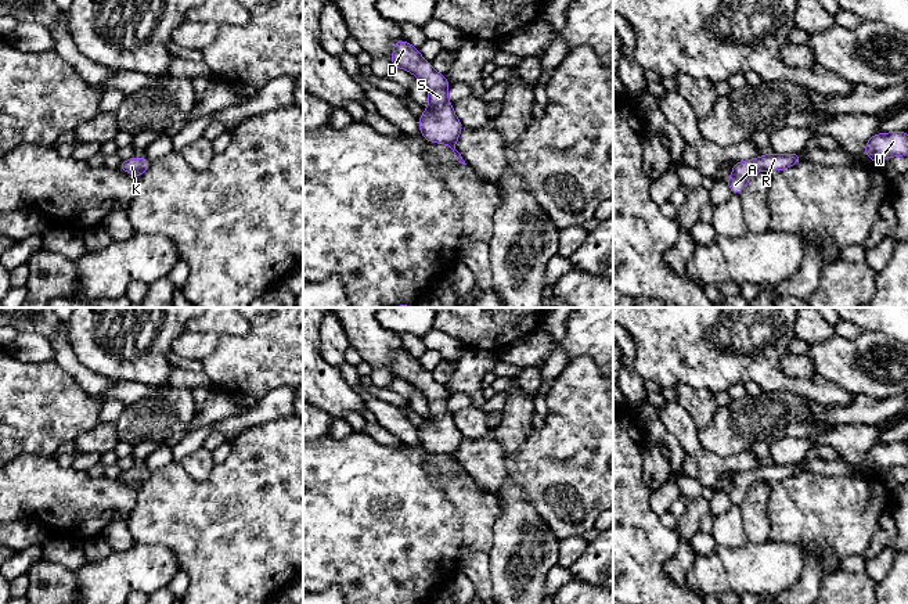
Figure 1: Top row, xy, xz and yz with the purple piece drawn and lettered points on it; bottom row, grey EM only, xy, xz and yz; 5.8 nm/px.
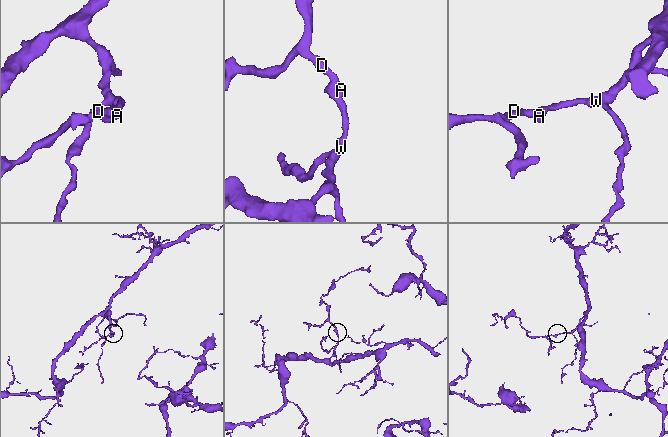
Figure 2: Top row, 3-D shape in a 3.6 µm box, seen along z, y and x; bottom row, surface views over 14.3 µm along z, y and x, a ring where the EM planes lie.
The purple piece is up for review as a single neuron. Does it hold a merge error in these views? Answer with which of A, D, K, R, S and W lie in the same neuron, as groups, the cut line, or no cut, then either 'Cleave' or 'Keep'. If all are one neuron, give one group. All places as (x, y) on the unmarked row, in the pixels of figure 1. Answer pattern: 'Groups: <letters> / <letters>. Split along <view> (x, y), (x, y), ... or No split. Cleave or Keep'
Groups: A D K R S W. No split. Keep

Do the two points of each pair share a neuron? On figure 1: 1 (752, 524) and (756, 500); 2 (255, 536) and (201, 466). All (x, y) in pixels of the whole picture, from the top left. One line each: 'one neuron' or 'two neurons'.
1: one neuron
2: two neurons

